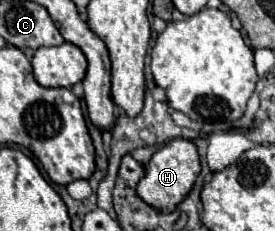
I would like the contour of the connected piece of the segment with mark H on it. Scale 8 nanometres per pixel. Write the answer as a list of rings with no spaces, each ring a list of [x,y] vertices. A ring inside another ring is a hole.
[[[174,139],[152,155],[146,167],[146,175],[136,185],[136,193],[150,207],[162,213],[172,213],[178,207],[178,203],[186,199],[198,175],[200,175],[200,157],[198,157],[194,143],[188,139]]]

